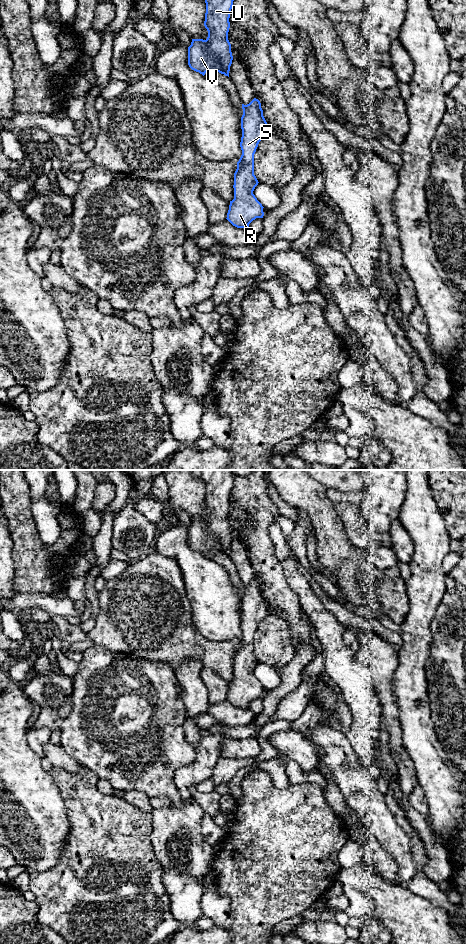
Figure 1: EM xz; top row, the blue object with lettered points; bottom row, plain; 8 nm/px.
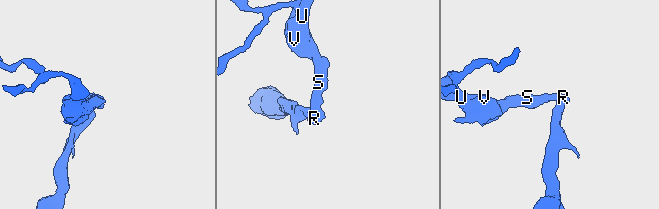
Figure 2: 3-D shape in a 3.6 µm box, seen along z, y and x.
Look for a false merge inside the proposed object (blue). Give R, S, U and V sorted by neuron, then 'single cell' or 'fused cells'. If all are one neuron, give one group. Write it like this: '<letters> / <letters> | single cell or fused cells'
R S U V | single cell

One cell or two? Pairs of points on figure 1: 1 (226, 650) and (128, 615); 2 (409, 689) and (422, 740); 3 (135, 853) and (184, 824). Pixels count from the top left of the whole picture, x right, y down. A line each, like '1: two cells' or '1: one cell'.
1: one cell
2: one cell
3: two cells

